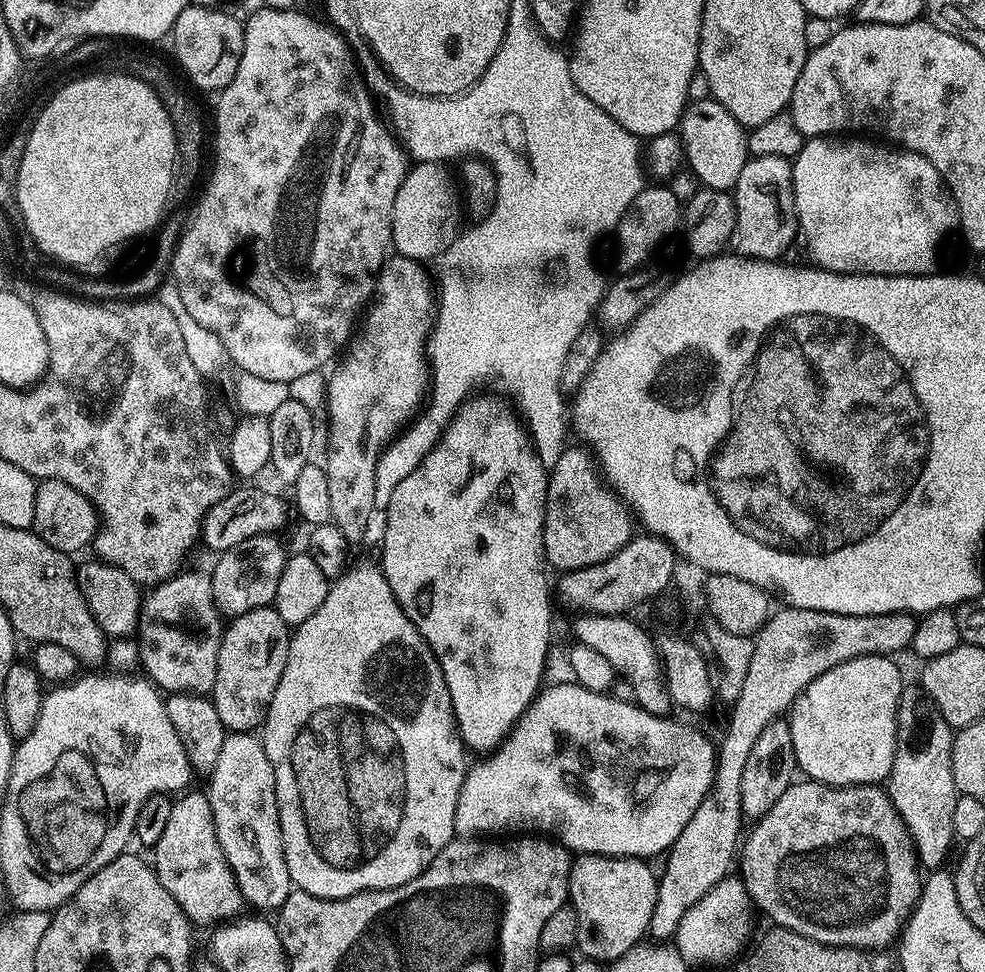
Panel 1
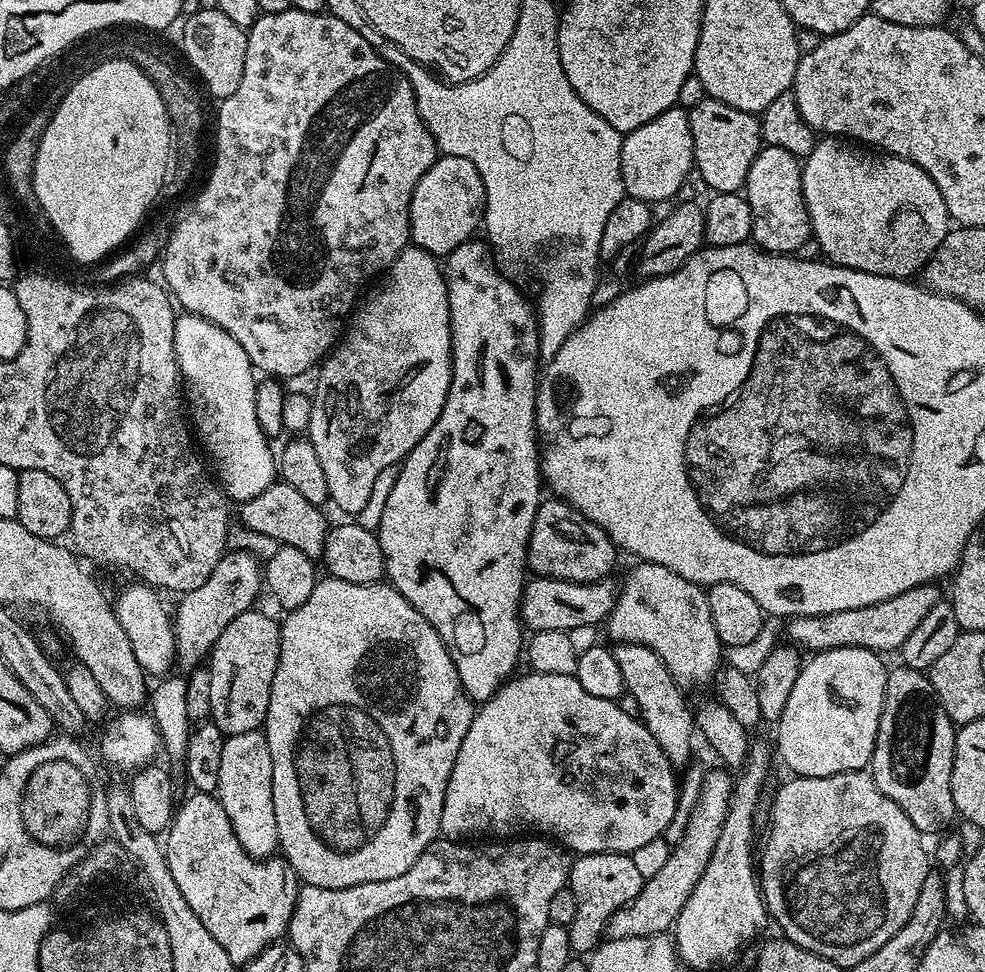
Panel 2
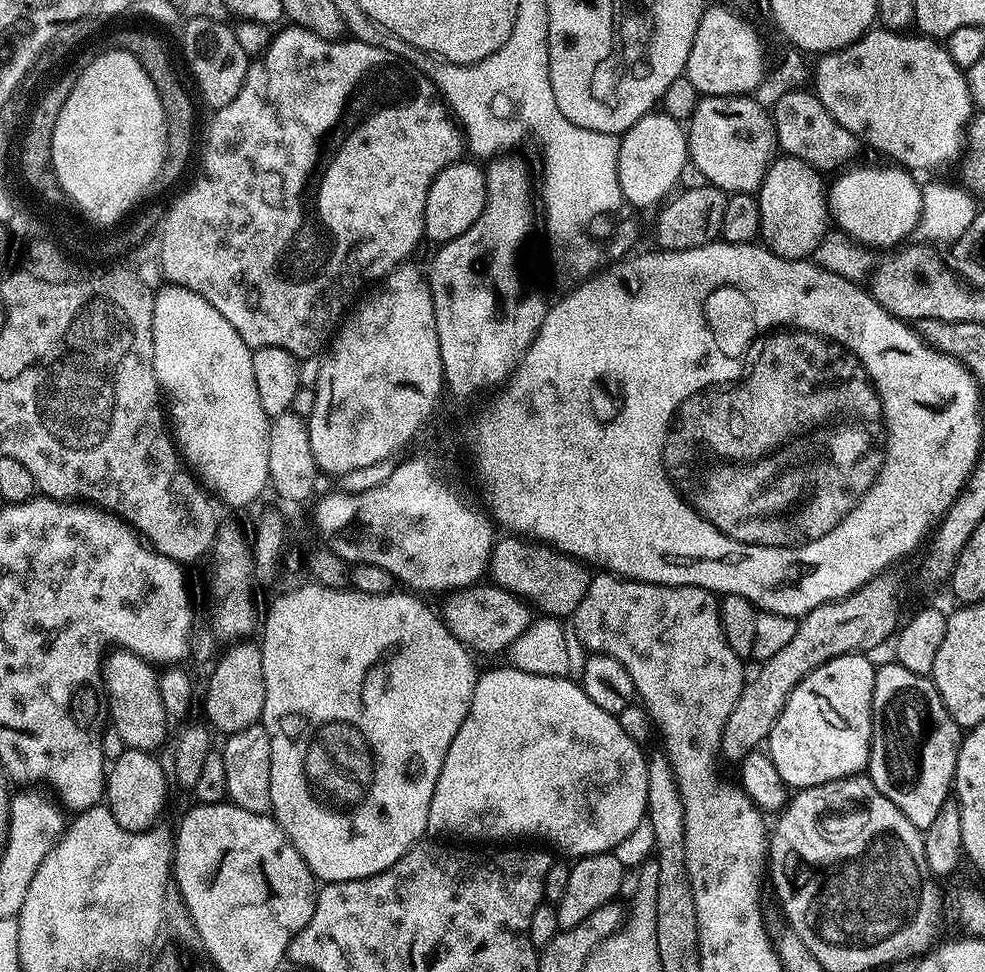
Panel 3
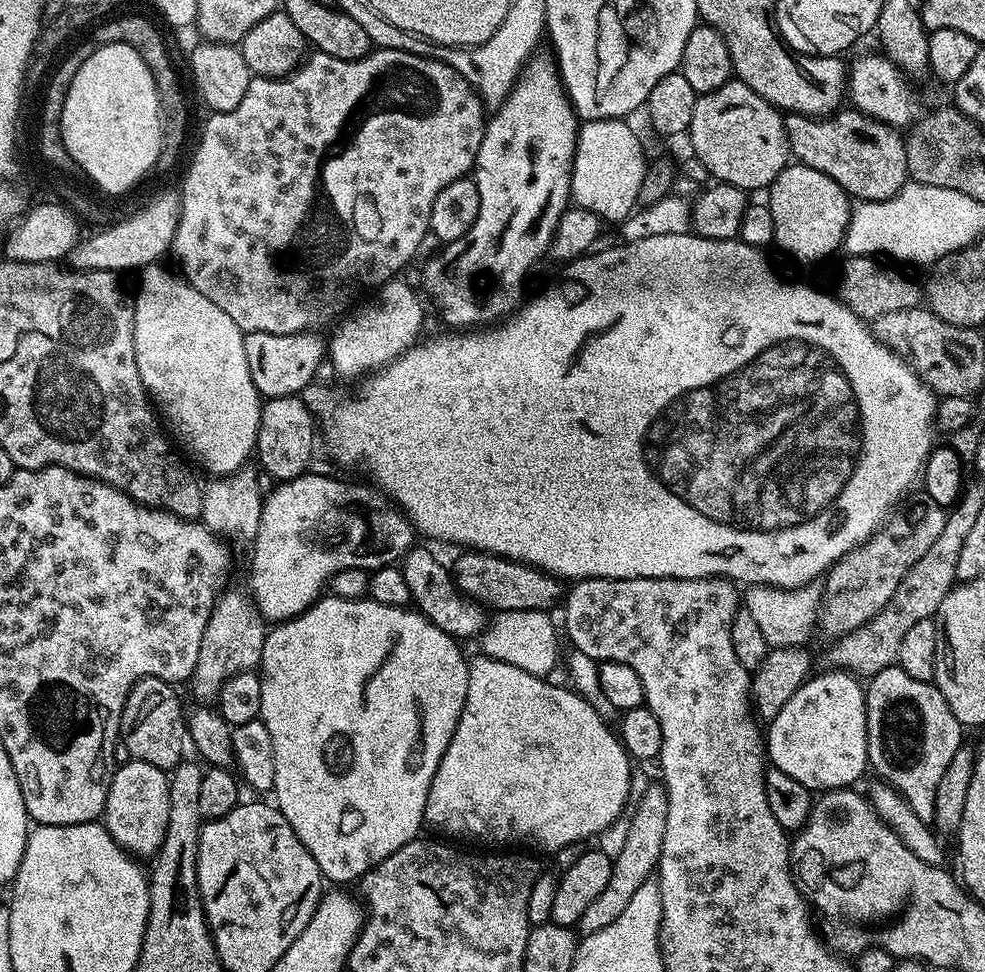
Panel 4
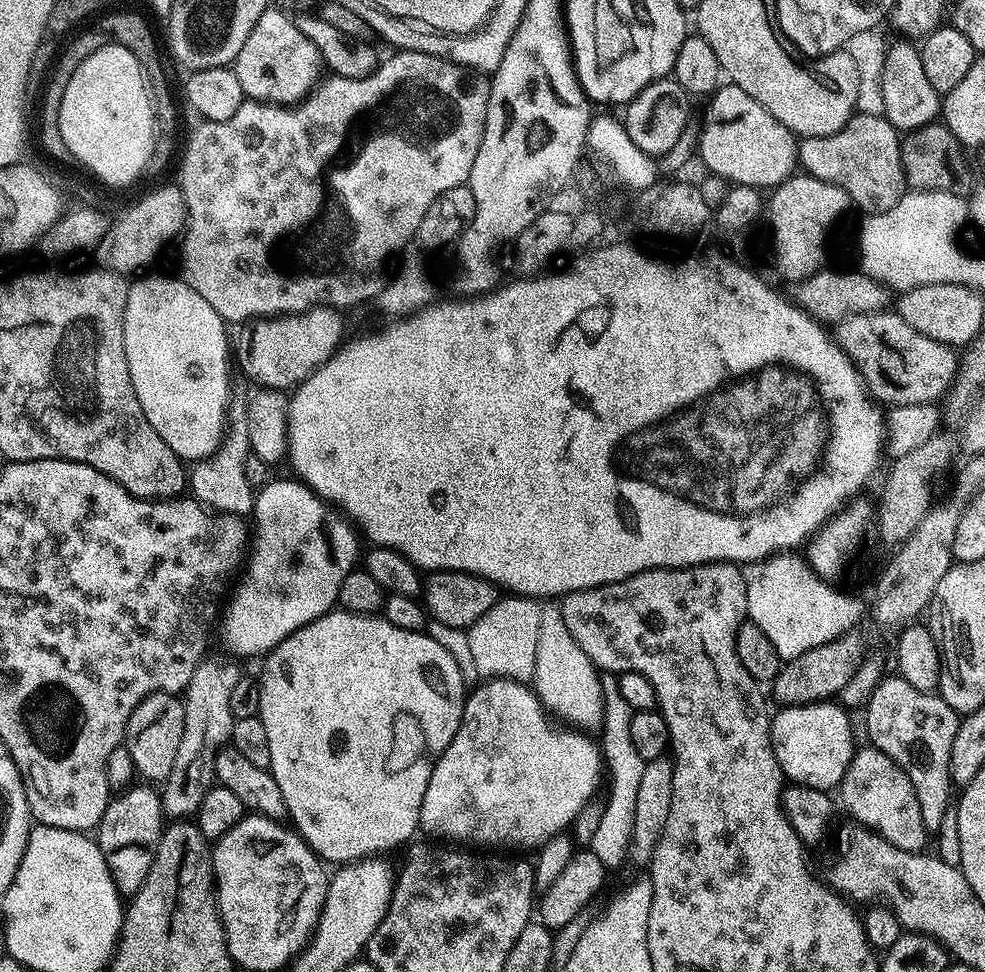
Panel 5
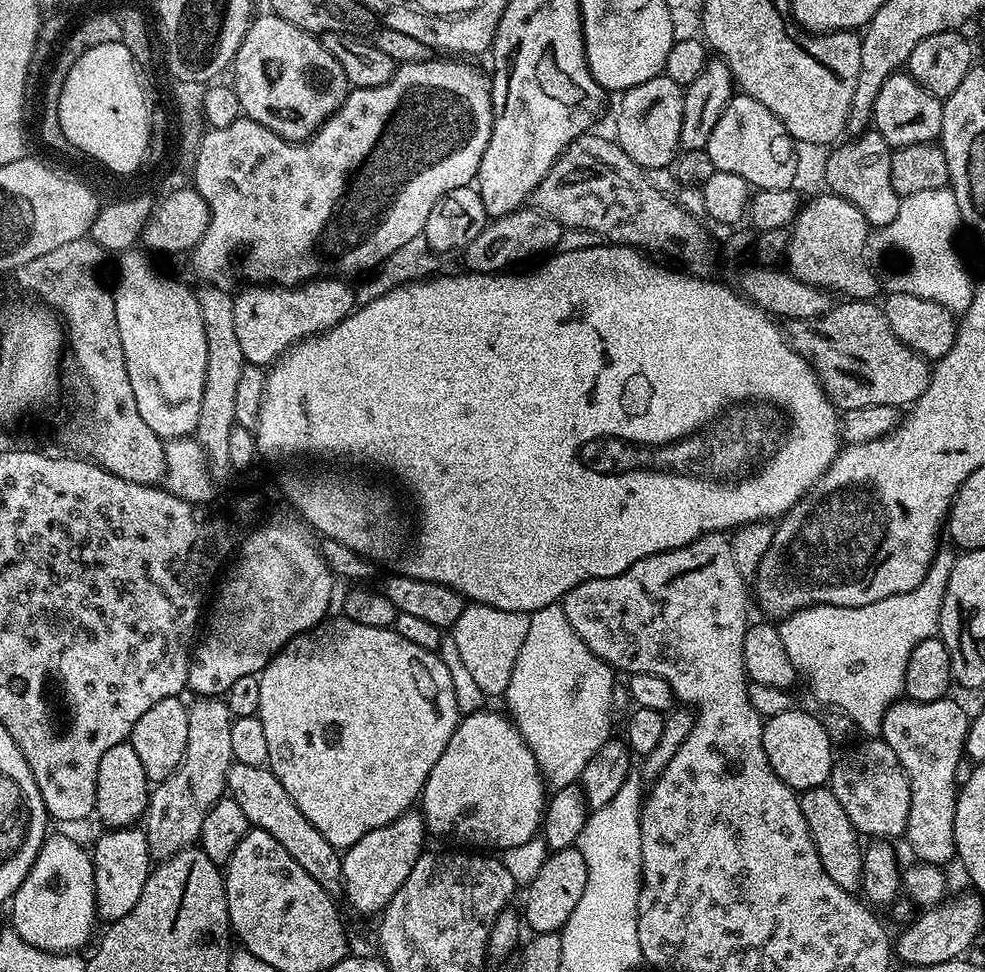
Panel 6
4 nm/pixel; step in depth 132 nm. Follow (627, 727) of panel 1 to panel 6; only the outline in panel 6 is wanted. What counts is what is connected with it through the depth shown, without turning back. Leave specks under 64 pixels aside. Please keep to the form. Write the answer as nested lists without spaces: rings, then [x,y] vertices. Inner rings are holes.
[[[481,710],[457,724],[418,801],[424,827],[472,850],[503,850],[530,842],[541,831],[546,781],[522,734],[503,711]]]

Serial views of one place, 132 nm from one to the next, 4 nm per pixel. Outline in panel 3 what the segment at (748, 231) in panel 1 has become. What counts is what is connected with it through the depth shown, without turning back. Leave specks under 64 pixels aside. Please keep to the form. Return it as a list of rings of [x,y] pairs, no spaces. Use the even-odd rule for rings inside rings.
[[[777,155],[766,170],[764,181],[760,184],[758,199],[760,202],[760,234],[763,247],[787,260],[802,260],[811,257],[812,252],[830,231],[830,213],[828,211],[828,193],[826,180],[817,169],[793,156]]]

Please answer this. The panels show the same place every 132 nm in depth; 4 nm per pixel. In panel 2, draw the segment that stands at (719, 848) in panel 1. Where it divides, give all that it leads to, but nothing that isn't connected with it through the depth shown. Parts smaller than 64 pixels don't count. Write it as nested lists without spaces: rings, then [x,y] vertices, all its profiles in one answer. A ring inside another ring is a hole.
[[[935,583],[914,586],[894,598],[886,598],[882,602],[874,602],[870,606],[858,606],[854,610],[834,610],[830,614],[818,614],[817,616],[798,616],[789,619],[786,624],[786,636],[793,645],[809,653],[825,652],[831,648],[865,648],[877,654],[884,652],[895,653],[910,638],[910,634],[926,618],[926,614],[942,599],[942,592],[939,592]]]

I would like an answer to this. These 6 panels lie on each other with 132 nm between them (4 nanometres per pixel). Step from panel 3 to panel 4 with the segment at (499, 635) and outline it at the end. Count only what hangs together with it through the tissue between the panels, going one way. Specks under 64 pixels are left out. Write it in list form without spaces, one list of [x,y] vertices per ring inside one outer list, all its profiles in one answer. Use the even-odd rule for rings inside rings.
[[[414,546],[403,553],[398,567],[406,586],[410,586],[415,611],[428,619],[434,626],[438,626],[438,630],[456,637],[460,642],[465,642],[464,640],[470,639],[471,636],[479,637],[483,633],[490,619],[489,613],[483,604],[478,604],[470,597],[460,593],[453,575],[449,569],[448,572],[444,569],[442,561],[435,560],[426,549]]]

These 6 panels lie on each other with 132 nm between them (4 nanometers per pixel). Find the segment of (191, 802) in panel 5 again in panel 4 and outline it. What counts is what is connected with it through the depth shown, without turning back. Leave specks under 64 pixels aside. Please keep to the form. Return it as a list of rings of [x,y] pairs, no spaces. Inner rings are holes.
[[[221,591],[206,622],[202,646],[198,646],[198,662],[192,671],[190,687],[200,702],[215,701],[227,680],[234,678],[234,674],[253,671],[260,662],[266,635],[265,621],[256,611],[247,591],[228,591]]]

